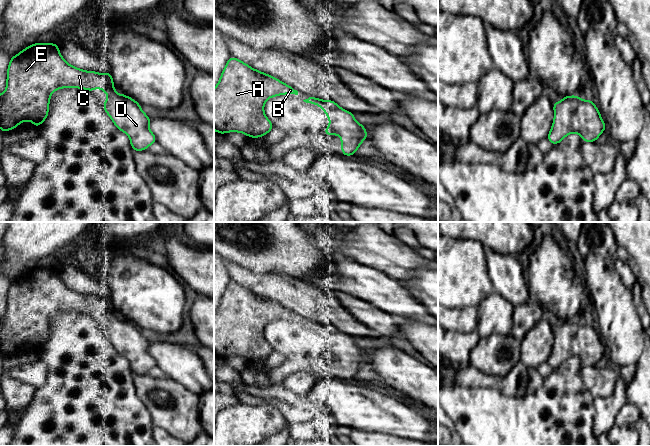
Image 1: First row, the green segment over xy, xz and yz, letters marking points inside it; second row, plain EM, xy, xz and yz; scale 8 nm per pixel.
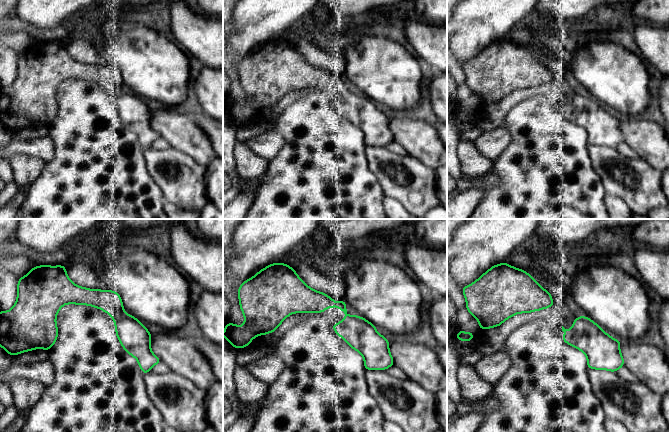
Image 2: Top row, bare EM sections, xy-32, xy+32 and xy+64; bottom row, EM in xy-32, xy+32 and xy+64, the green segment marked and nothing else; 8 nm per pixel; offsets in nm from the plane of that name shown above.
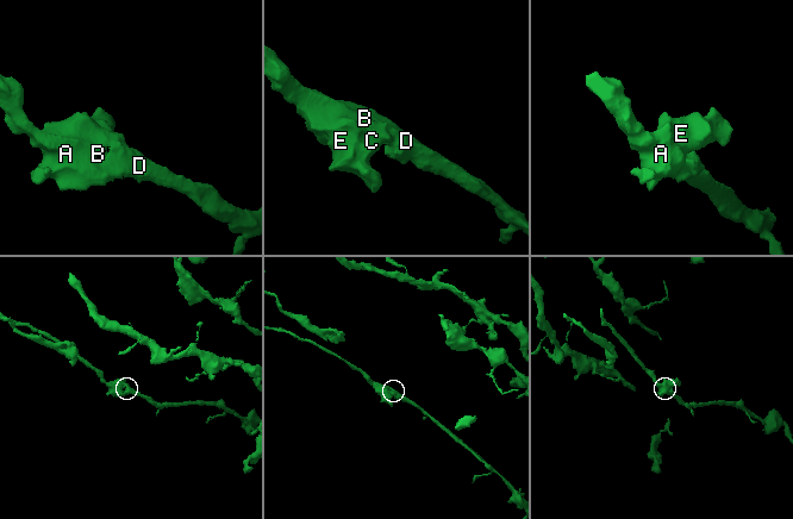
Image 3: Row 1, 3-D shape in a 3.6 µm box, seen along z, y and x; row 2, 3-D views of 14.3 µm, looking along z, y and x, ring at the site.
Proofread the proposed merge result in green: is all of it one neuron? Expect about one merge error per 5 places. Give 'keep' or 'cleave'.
keep

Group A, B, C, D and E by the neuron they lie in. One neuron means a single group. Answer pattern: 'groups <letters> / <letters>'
groups A B C D E

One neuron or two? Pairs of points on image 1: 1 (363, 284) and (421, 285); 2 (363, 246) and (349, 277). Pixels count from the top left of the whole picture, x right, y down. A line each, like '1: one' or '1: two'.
1: two
2: two

